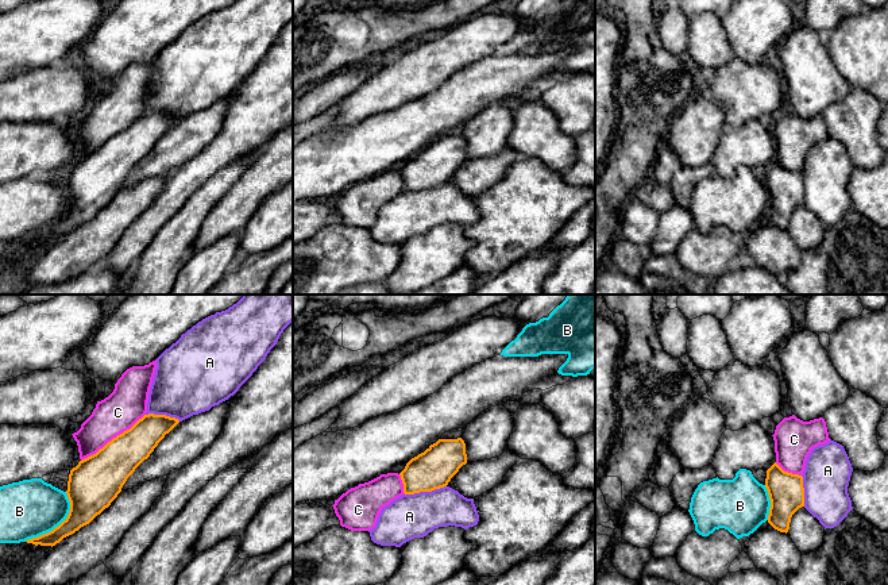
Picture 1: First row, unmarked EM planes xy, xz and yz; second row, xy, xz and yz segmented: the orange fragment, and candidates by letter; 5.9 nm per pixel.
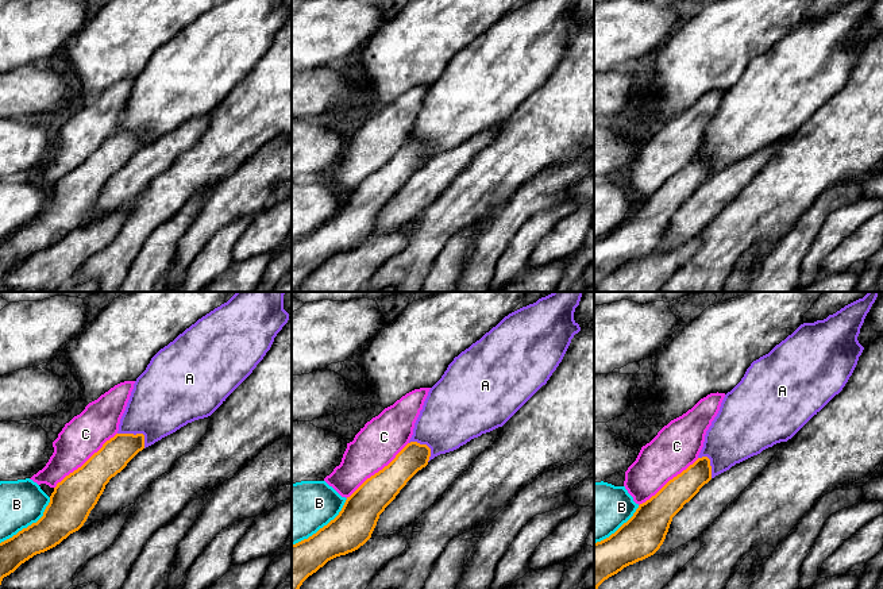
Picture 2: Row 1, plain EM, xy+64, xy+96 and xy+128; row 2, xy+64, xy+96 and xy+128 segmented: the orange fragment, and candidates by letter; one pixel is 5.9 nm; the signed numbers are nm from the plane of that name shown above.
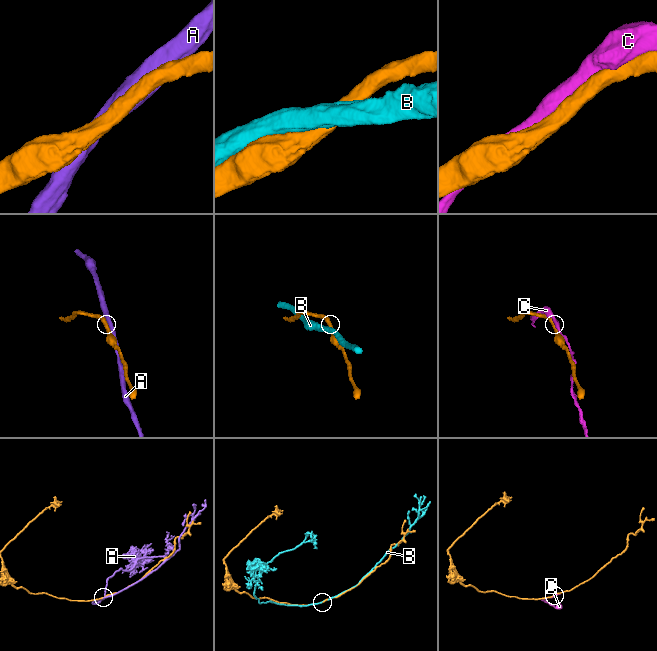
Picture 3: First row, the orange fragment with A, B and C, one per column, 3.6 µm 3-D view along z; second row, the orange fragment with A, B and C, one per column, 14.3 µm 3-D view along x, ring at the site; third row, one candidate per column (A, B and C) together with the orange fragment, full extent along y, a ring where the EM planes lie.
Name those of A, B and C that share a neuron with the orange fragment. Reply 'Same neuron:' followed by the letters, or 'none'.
Same neuron: none

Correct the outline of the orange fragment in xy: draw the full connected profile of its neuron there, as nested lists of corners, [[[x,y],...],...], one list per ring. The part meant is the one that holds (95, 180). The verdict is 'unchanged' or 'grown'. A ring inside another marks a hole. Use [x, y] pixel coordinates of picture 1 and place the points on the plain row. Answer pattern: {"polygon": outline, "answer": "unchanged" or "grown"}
{"polygon": [[[144,112],[96,151],[80,158],[69,172],[66,192],[70,208],[67,215],[53,228],[26,239],[53,245],[89,222],[111,203],[127,176],[178,120],[178,116],[166,112]]], "answer": "unchanged"}

